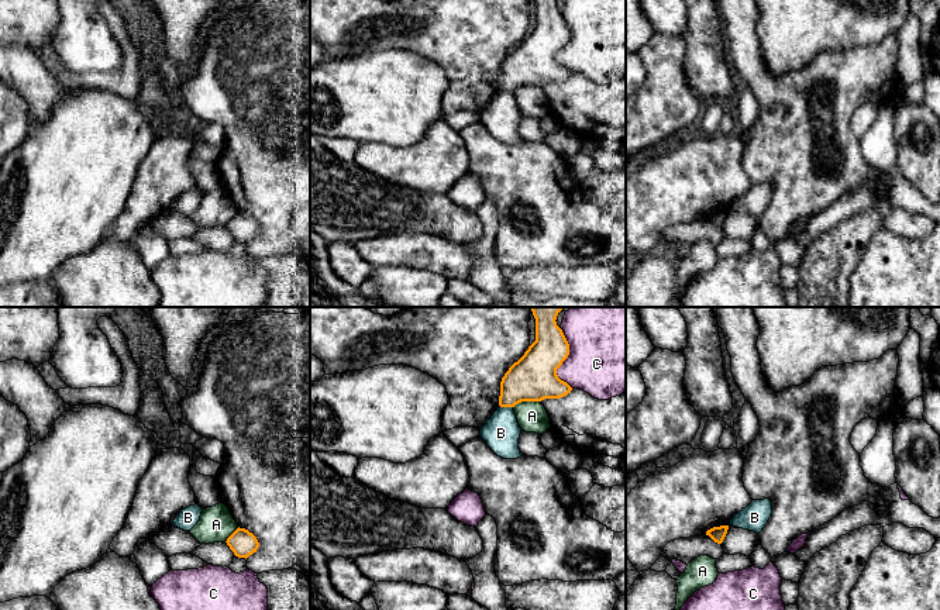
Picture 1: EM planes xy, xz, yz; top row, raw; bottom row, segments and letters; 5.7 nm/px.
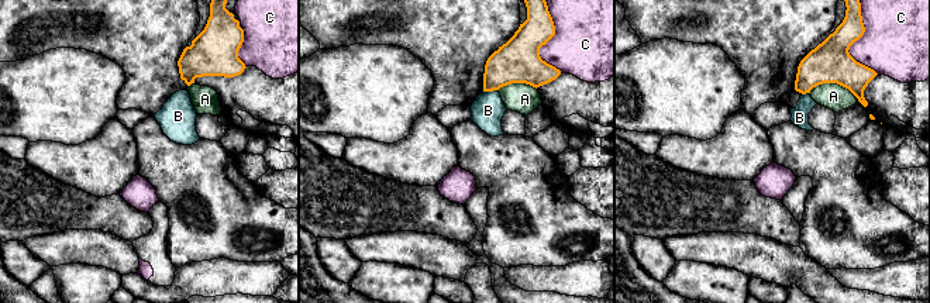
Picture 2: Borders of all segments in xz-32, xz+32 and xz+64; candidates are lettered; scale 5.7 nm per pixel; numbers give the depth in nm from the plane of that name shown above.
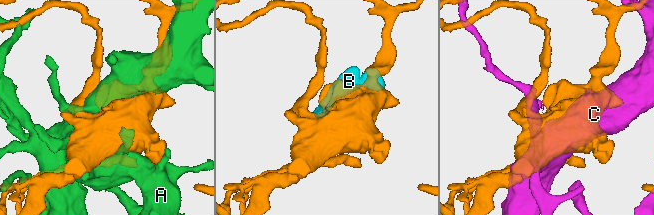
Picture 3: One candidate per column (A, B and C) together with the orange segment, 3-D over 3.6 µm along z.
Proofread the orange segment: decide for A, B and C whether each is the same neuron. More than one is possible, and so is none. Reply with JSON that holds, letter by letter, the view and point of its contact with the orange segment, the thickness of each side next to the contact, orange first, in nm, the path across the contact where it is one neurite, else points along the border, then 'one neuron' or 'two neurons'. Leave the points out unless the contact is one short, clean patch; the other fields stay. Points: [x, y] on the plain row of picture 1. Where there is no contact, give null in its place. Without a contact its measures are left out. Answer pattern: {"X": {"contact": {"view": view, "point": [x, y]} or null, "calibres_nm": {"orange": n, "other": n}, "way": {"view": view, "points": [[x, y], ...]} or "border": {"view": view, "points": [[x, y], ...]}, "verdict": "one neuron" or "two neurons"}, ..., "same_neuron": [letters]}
{"A": {"contact": {"view": "xz", "point": [526, 85]}, "calibres_nm": {"orange": 280, "other": 180}, "verdict": "two neurons"}, "B": {"contact": {"view": "xz", "point": [506, 90]}, "calibres_nm": {"orange": 280, "other": 200}, "border": {"view": "xz", "points": [[501, 90], [512, 92]]}, "verdict": "two neurons"}, "C": {"contact": {"view": "xz", "point": [561, 48]}, "calibres_nm": {"orange": 280, "other": 420}, "verdict": "two neurons"}, "same_neuron": []}

